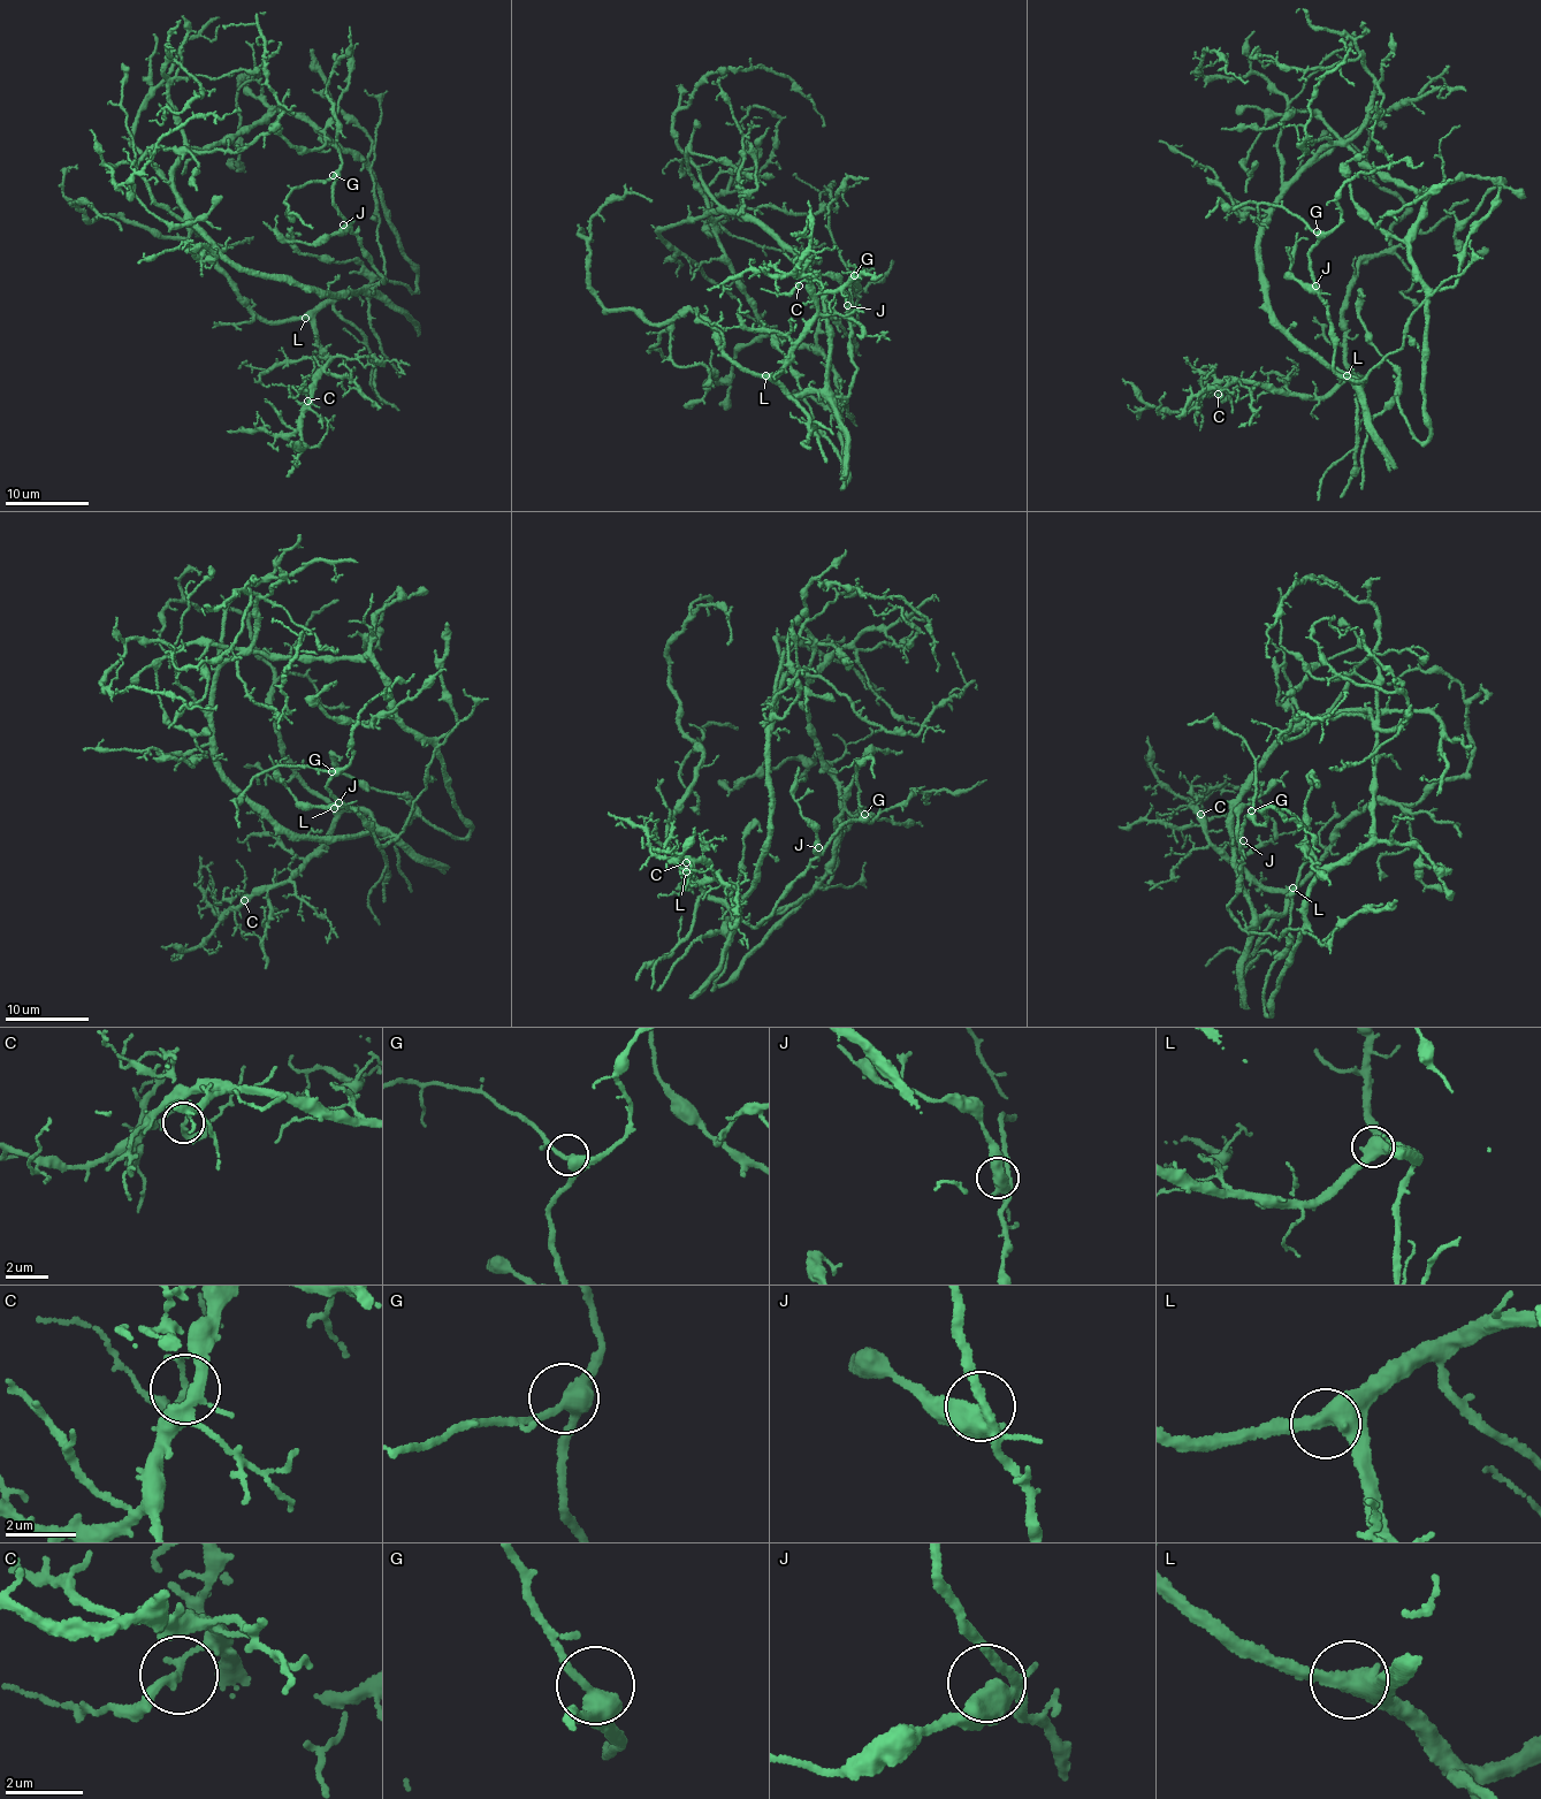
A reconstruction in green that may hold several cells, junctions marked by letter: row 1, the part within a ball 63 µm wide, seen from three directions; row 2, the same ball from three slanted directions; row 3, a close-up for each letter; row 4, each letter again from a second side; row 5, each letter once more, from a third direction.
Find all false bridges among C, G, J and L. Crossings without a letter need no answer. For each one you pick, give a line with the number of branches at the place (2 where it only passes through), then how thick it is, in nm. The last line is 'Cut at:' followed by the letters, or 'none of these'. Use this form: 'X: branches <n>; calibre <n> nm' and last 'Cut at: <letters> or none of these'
Cut at: none of these

